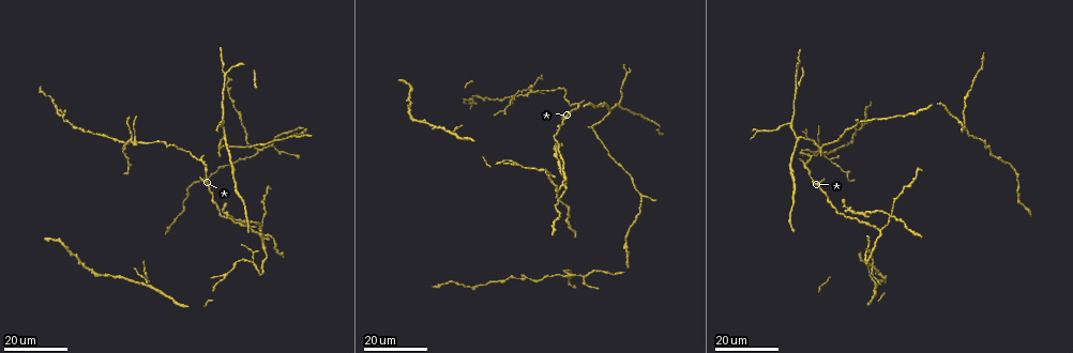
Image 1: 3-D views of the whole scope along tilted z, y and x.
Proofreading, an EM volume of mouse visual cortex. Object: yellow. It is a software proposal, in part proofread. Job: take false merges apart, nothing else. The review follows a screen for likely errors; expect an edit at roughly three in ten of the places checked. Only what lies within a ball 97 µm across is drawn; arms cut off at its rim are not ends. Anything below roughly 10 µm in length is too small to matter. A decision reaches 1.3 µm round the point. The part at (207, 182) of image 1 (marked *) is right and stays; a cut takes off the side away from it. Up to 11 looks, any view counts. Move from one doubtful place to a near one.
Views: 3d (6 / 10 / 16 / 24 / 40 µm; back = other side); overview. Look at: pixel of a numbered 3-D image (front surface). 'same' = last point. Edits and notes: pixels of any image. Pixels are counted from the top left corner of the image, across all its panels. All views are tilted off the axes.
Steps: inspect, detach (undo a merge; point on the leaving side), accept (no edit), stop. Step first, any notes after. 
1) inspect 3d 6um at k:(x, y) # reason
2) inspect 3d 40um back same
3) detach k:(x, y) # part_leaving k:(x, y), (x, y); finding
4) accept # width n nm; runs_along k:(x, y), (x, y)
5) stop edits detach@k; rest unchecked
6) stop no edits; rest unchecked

inspect 3d 16um at 1:(875, 285)

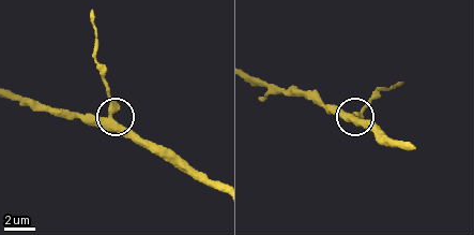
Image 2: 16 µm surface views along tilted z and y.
inspect 3d 10um at 2:(108, 116)

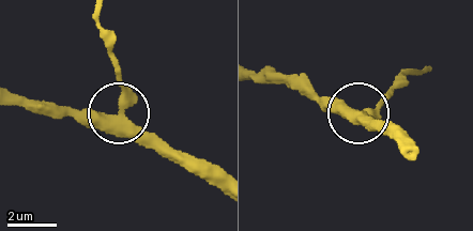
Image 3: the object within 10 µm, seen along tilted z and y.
accept # width 420 nm; all the same neuron

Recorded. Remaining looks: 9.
inspect 3d 24um at 1:(257, 229) # four-way junction

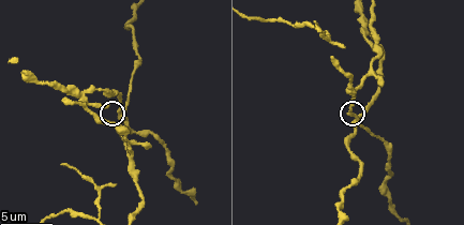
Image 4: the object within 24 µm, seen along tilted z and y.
inspect 3d 10um at 4:(121, 114)

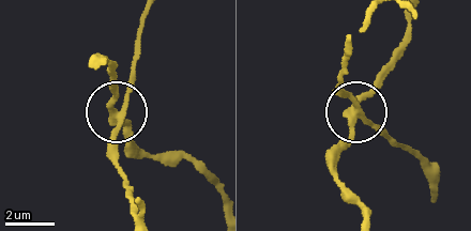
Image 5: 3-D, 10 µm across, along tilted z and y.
detach 5:(128, 137) # side_arm 21 um; a second neuron is stuck on

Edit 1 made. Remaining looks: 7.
inspect 3d 24um at 1:(789, 122) # three arms meet

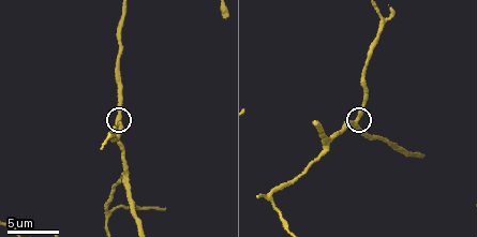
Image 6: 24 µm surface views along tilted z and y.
inspect 3d 10um at 6:(355, 123) # zoom in

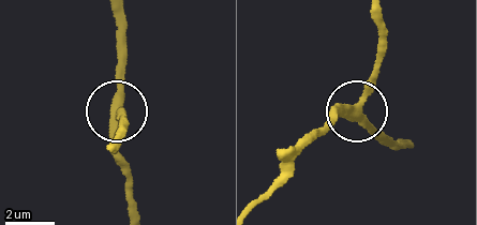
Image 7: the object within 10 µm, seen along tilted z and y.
accept # width 330 nm; one neuron here

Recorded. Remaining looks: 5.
inspect 3d 16um at 1:(63, 118) # narrows sharply

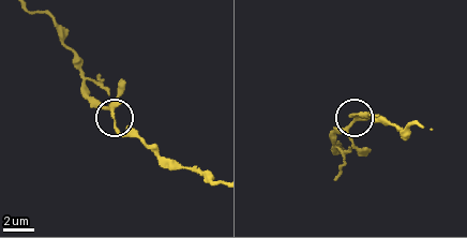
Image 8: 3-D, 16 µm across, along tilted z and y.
inspect 3d 6um at 8:(115, 122)

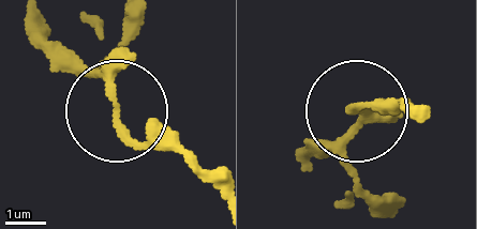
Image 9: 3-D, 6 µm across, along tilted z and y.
accept # runs_along 9:(215, 185), (169, 148), (132, 137), (80, 57); one neuron here

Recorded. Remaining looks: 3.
inspect 3d 24um at 1:(257, 151) # three-way junction

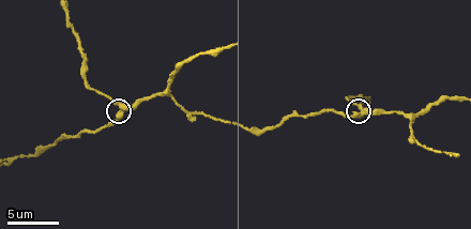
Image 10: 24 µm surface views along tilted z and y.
inspect 3d 6um at 10:(123, 108)

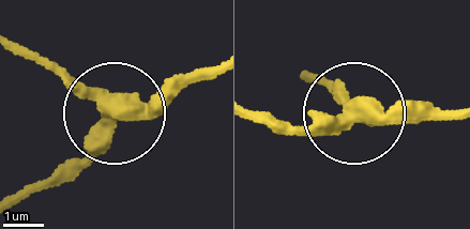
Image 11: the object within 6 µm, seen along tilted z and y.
accept # width 390 nm; runs_along 11:(213, 67), (115, 110), (41, 58); continuous, no second neuron

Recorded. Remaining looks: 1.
stop edits detach@5; rest unchecked

